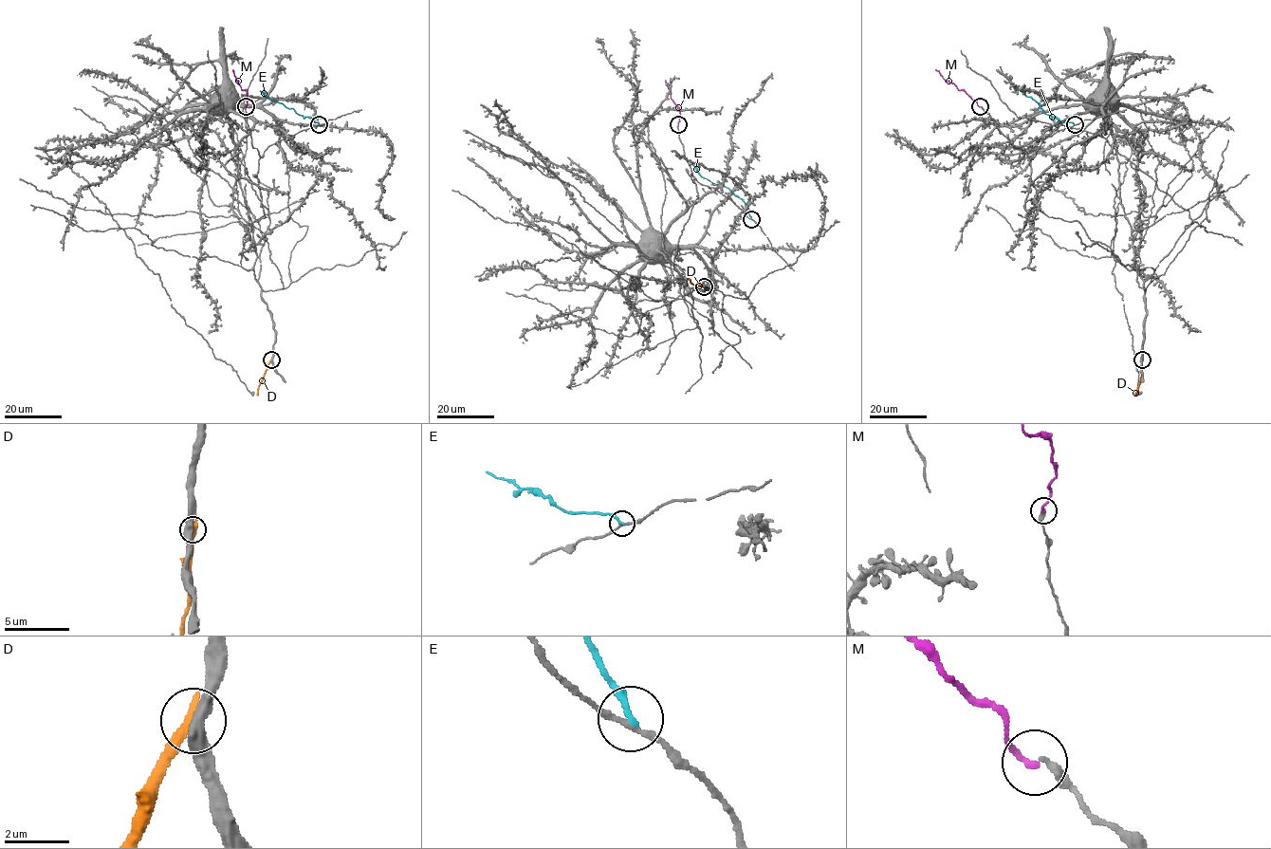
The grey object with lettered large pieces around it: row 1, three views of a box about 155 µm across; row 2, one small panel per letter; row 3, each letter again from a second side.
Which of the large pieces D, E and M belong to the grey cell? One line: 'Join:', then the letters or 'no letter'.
Join: M

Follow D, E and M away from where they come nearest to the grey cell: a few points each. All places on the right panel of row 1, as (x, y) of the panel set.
D: (1142, 359), (1140, 383), (1134, 396)
E: (1075, 124), (1045, 114), (1040, 104), (1020, 90)
M: (980, 106), (935, 69)

